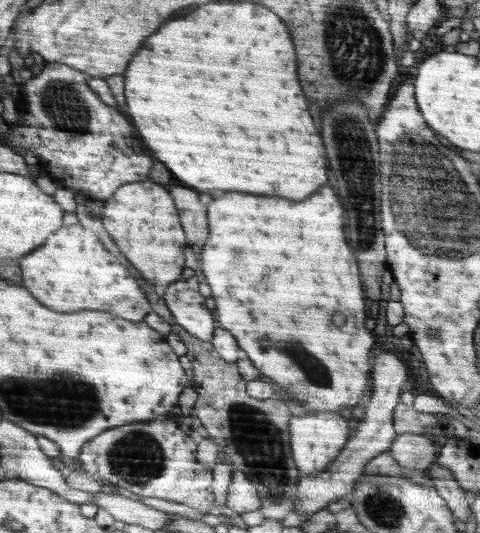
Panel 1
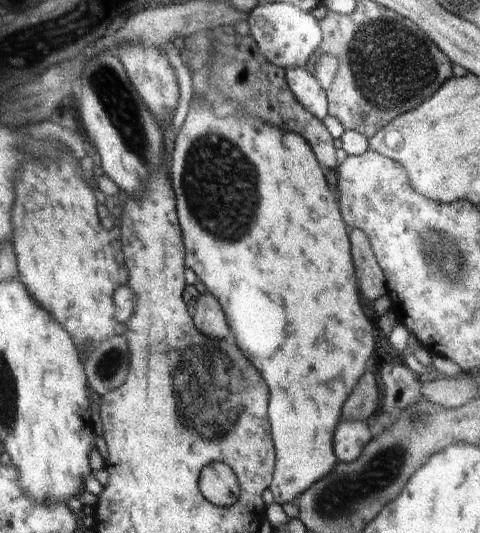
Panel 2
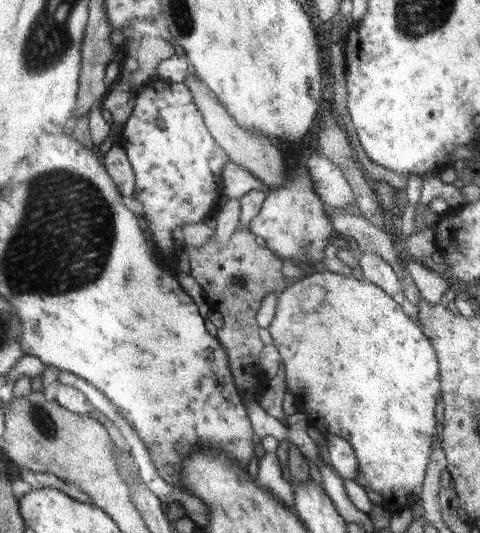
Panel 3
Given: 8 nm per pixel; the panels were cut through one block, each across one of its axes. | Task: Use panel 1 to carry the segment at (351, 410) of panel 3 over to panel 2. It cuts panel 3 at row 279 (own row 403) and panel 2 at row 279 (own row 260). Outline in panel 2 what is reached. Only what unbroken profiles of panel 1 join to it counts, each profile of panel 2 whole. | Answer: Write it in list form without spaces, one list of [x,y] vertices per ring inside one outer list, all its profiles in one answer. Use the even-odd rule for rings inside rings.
[[[213,90],[204,98],[204,103],[199,106],[198,101],[192,102],[186,122],[180,132],[177,133],[176,144],[173,152],[174,184],[176,194],[180,196],[180,220],[184,224],[184,238],[188,240],[188,257],[186,268],[191,268],[200,280],[210,288],[210,292],[228,308],[228,320],[232,320],[232,328],[236,332],[236,338],[240,340],[240,346],[244,352],[248,352],[248,360],[264,372],[264,380],[268,380],[270,396],[272,396],[271,435],[276,436],[275,446],[275,469],[276,480],[272,480],[269,490],[273,494],[275,503],[279,505],[287,502],[296,503],[299,496],[316,482],[328,475],[328,472],[336,464],[336,456],[332,450],[332,436],[334,428],[338,426],[338,420],[342,416],[342,404],[350,396],[352,388],[362,378],[366,360],[374,354],[374,336],[372,336],[372,324],[362,312],[360,296],[358,296],[358,282],[354,276],[352,256],[350,256],[350,240],[346,232],[346,224],[342,222],[338,202],[334,200],[326,180],[324,172],[320,168],[318,157],[313,148],[298,133],[277,129],[264,124],[262,120],[252,121],[250,117],[217,116],[214,108],[220,102],[220,97]],[[270,156],[270,158],[268,158]],[[240,218],[240,220],[238,220]],[[198,250],[198,252],[196,252]],[[264,312],[268,314],[266,320],[262,320]],[[260,316],[260,320],[256,320]]]

